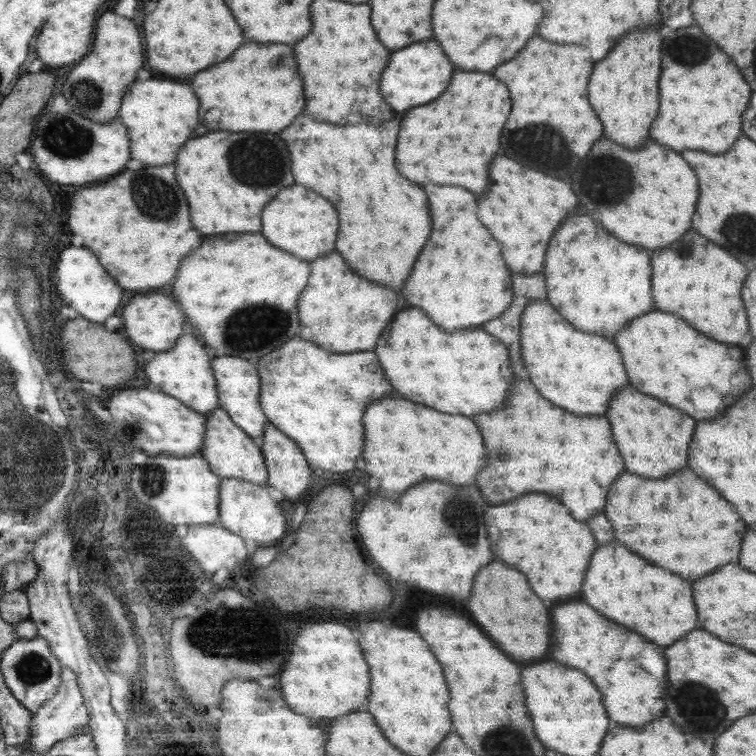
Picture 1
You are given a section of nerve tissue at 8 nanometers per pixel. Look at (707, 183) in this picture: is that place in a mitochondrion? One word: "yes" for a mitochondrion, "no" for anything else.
no

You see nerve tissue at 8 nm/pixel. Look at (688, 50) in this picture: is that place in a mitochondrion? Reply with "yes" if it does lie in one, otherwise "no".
yes

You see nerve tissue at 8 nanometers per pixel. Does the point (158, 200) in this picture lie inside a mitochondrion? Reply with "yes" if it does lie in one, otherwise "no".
yes

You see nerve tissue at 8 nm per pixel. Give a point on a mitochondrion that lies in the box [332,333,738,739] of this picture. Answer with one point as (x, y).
(701, 708)

